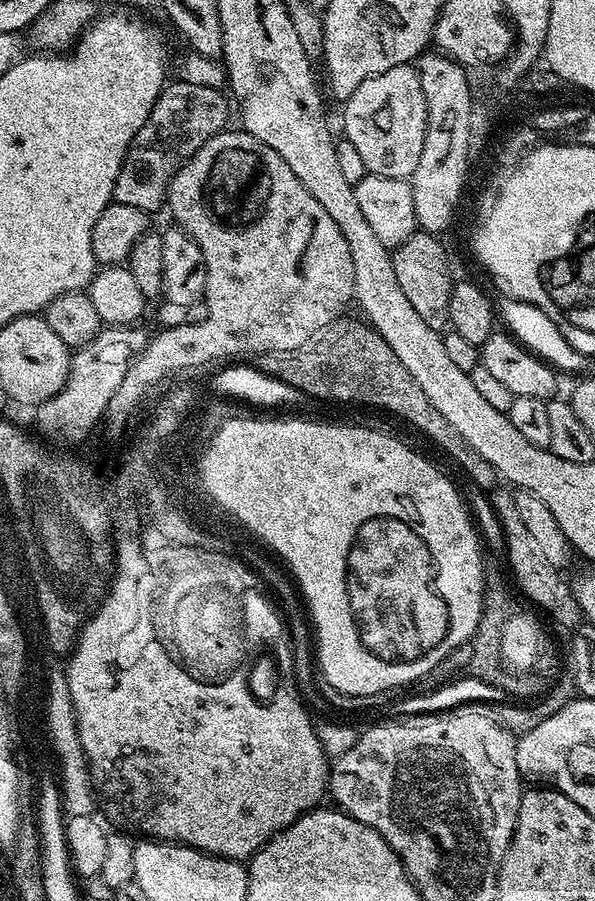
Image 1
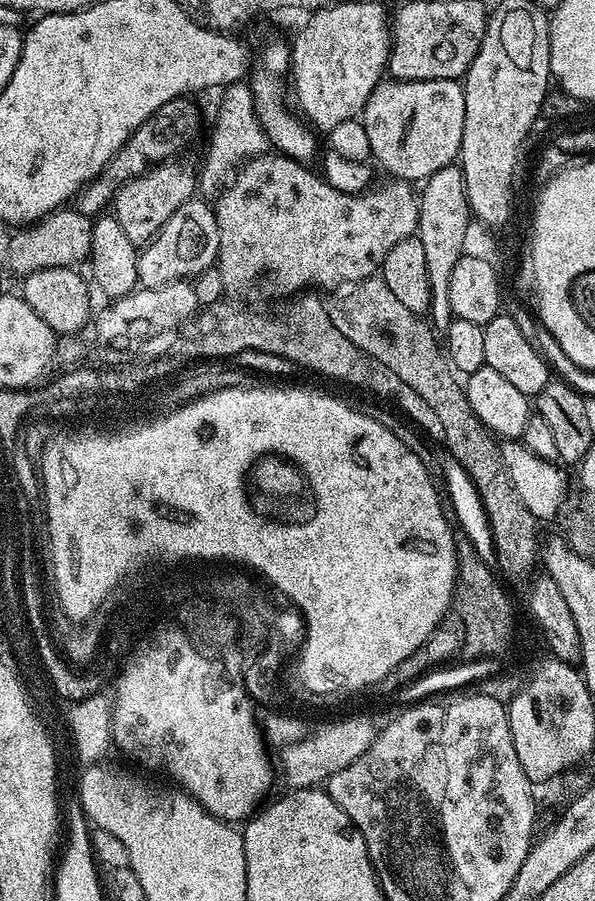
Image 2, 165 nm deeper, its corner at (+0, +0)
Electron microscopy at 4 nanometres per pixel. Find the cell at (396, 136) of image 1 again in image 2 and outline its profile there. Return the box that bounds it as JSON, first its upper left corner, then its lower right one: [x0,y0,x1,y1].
[362,80,466,182]

